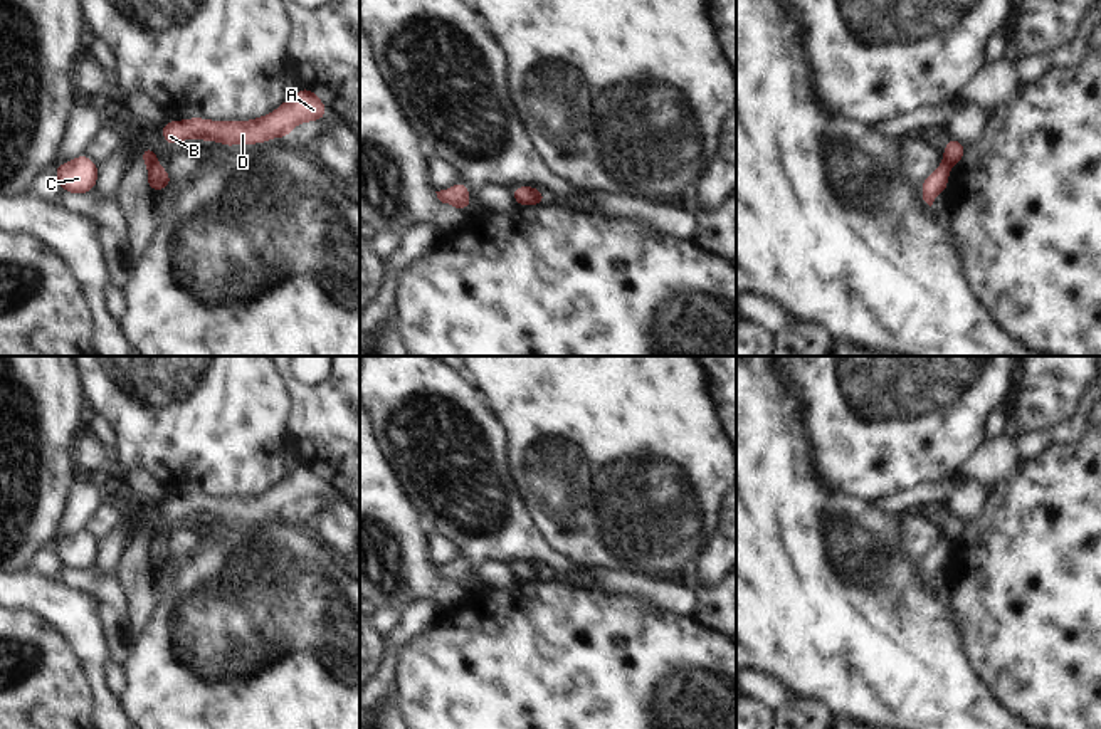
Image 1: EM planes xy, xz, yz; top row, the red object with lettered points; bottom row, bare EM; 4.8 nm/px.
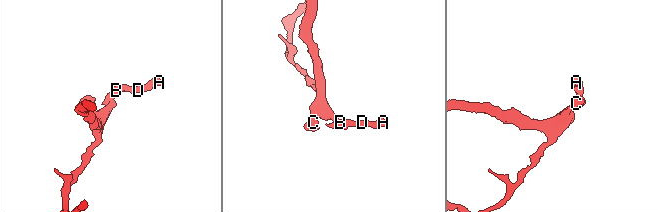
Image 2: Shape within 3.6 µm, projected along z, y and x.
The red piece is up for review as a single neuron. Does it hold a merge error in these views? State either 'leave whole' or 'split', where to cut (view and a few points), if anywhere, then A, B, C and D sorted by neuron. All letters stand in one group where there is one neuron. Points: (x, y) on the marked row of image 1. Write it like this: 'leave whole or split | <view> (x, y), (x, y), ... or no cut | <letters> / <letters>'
split | xy (155, 160), (148, 168) | A B D / C

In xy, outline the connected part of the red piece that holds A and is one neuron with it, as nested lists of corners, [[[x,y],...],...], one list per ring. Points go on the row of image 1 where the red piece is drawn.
[[[301,87],[272,113],[249,121],[212,121],[188,118],[166,121],[161,126],[163,143],[198,138],[200,141],[219,141],[225,148],[232,144],[261,144],[267,139],[286,138],[296,124],[321,121],[328,114],[324,102],[309,89]]]

